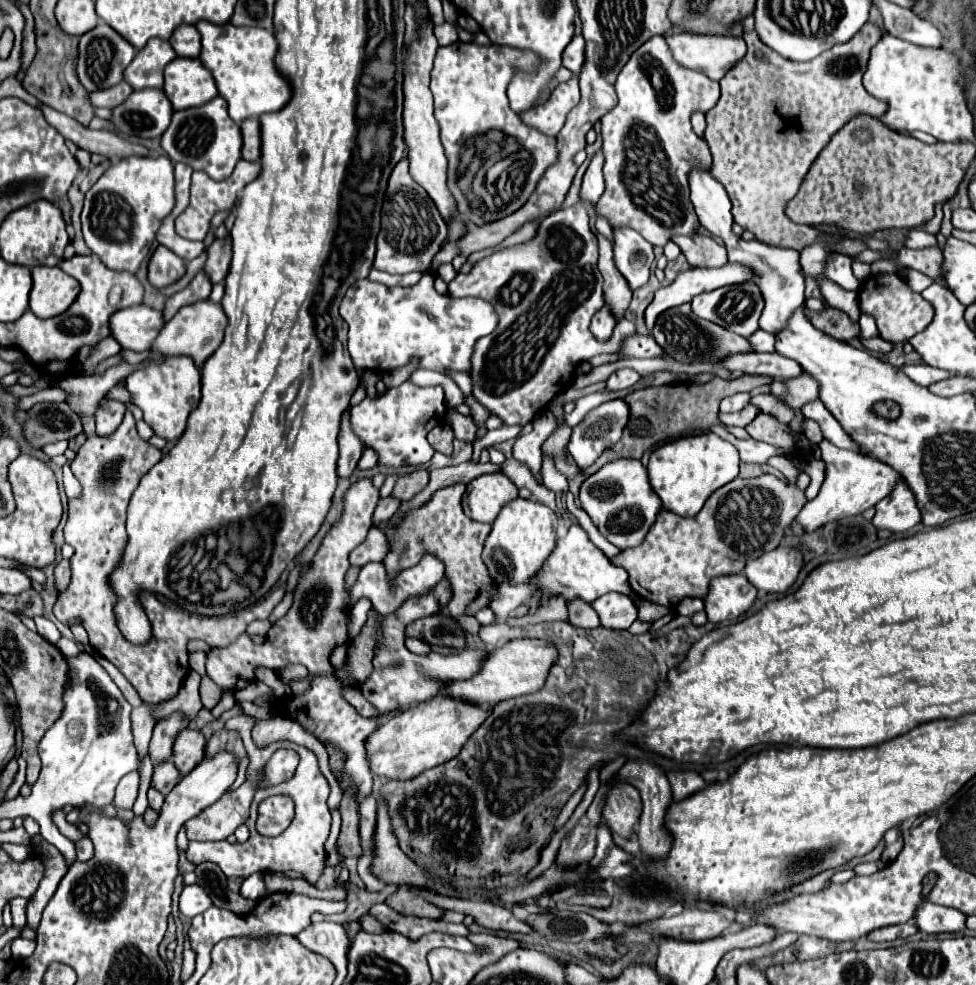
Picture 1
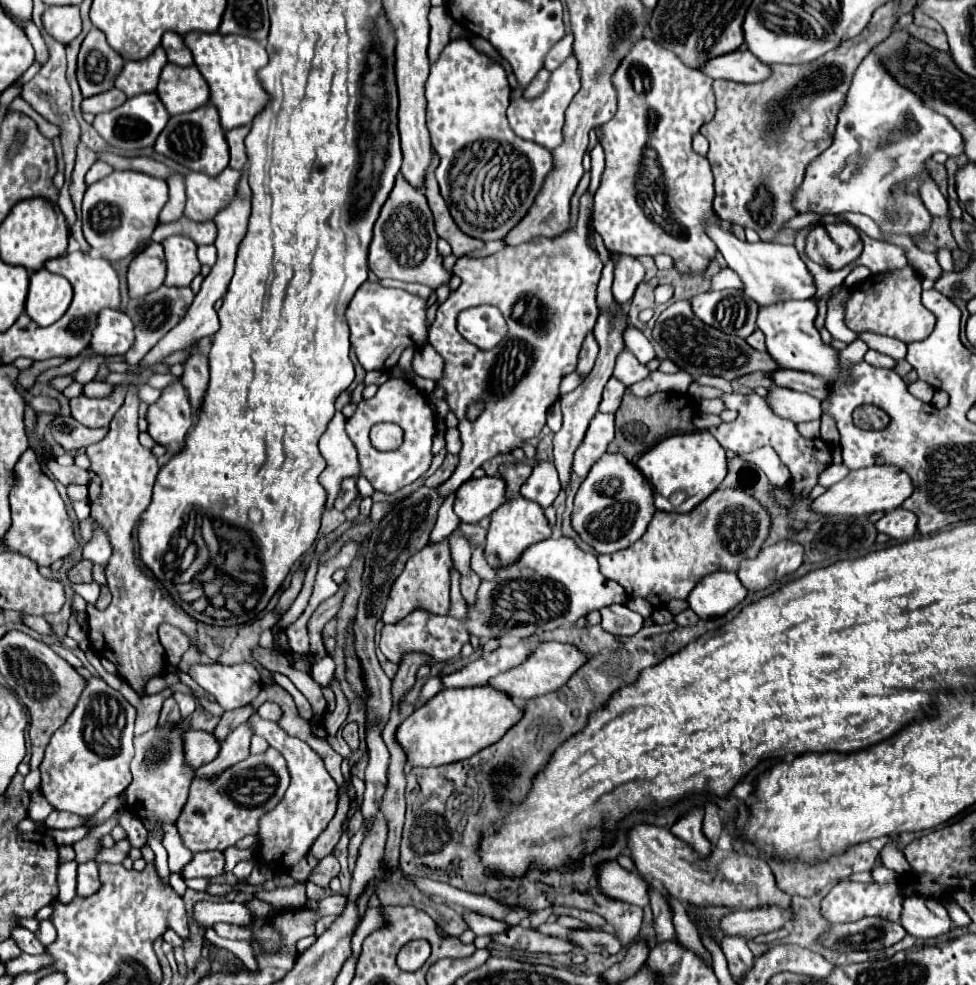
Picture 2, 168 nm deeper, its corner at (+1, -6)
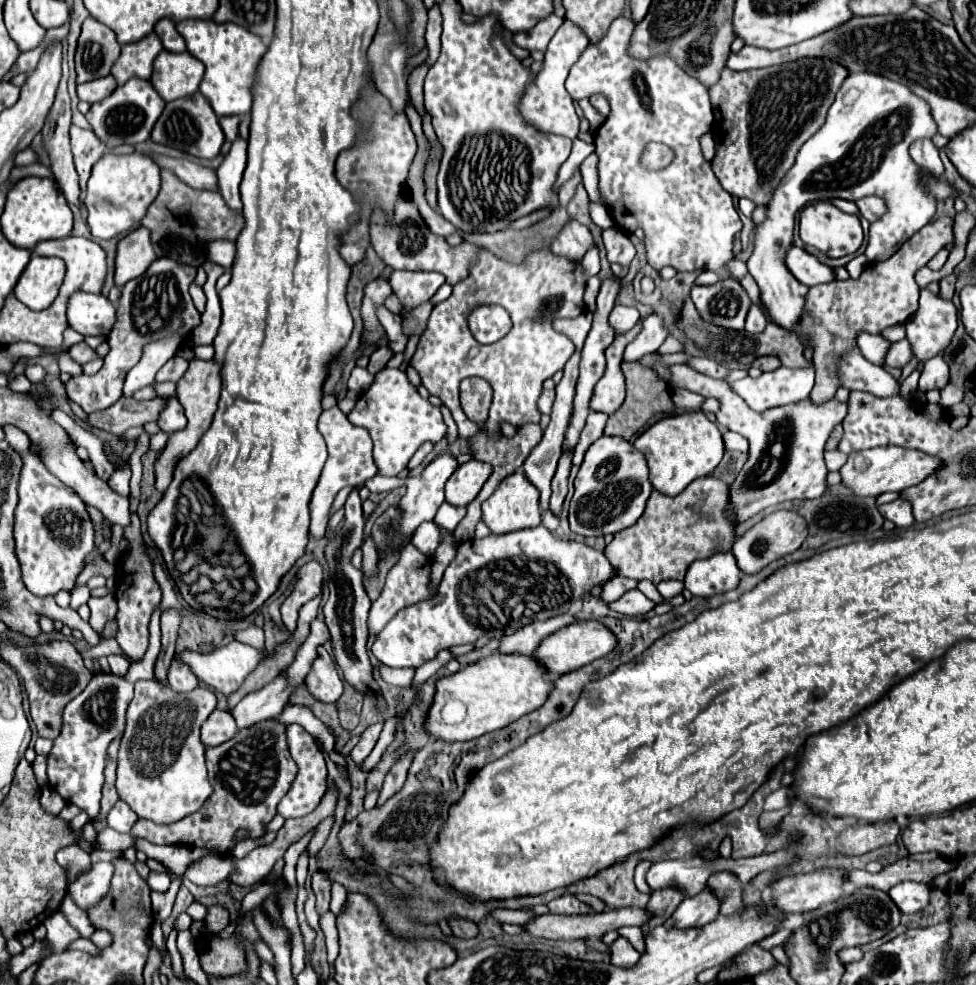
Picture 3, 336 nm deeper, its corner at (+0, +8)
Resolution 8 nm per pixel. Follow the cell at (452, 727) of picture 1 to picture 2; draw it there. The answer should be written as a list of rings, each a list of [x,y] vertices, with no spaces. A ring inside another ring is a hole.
[[[491,686],[449,688],[441,690],[405,718],[395,732],[395,740],[405,750],[409,768],[443,766],[455,760],[465,760],[485,746],[491,746],[491,742],[499,740],[513,722],[519,722],[519,718],[521,708]]]

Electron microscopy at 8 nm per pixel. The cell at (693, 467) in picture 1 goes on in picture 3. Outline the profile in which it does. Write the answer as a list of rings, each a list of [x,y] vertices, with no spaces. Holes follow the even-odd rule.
[[[700,410],[682,412],[658,420],[634,440],[634,446],[648,458],[650,482],[654,490],[666,496],[676,496],[692,480],[712,474],[712,470],[724,456],[724,440],[718,426],[710,422]]]

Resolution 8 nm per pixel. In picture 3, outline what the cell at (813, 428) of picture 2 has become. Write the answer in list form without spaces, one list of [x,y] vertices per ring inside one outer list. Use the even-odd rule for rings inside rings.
[[[938,218],[918,230],[890,260],[868,266],[858,280],[834,280],[832,284],[812,286],[804,300],[804,312],[794,328],[796,336],[812,350],[812,364],[816,368],[816,384],[810,398],[814,402],[828,402],[834,398],[840,378],[838,362],[844,354],[856,348],[860,332],[880,334],[884,328],[906,322],[918,308],[920,288],[916,288],[914,274],[926,266],[942,248],[954,244],[954,218]]]

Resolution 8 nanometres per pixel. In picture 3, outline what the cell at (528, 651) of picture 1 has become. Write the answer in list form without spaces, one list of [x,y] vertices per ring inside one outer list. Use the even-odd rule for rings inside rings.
[[[586,620],[586,622],[574,622],[568,628],[560,628],[558,632],[544,638],[540,648],[534,652],[534,656],[536,660],[540,660],[540,664],[546,664],[546,670],[550,674],[566,674],[610,654],[614,648],[616,648],[614,632],[602,622]]]

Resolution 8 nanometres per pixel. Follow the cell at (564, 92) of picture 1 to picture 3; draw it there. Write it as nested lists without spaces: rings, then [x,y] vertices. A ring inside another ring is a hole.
[[[564,20],[564,24],[558,28],[558,32],[554,34],[554,38],[550,40],[548,48],[546,48],[546,58],[544,58],[544,68],[542,72],[536,76],[534,82],[528,84],[522,100],[520,100],[520,112],[526,116],[528,122],[532,122],[538,130],[542,132],[552,132],[552,134],[560,134],[560,136],[568,136],[568,138],[576,138],[578,134],[578,116],[574,110],[574,102],[570,98],[570,94],[564,88],[566,76],[572,68],[572,64],[580,58],[580,52],[584,52],[584,48],[590,44],[588,36],[570,20]]]

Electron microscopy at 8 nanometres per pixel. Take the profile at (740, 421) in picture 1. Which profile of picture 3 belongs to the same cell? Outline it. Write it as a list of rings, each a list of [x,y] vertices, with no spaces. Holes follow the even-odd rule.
[[[672,388],[672,402],[676,406],[676,412],[684,412],[684,410],[700,410],[700,404],[704,402],[702,396],[684,390],[684,388]]]

